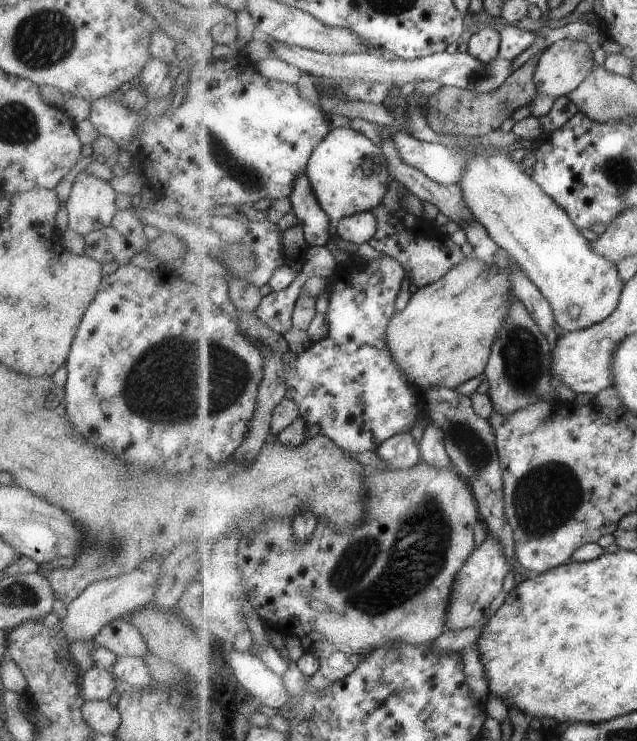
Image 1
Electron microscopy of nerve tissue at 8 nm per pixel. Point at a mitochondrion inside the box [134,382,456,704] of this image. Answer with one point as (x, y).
(427, 527)

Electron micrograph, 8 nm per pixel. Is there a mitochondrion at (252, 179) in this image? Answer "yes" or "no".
yes

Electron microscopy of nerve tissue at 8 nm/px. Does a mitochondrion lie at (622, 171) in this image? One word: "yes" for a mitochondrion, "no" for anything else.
yes

